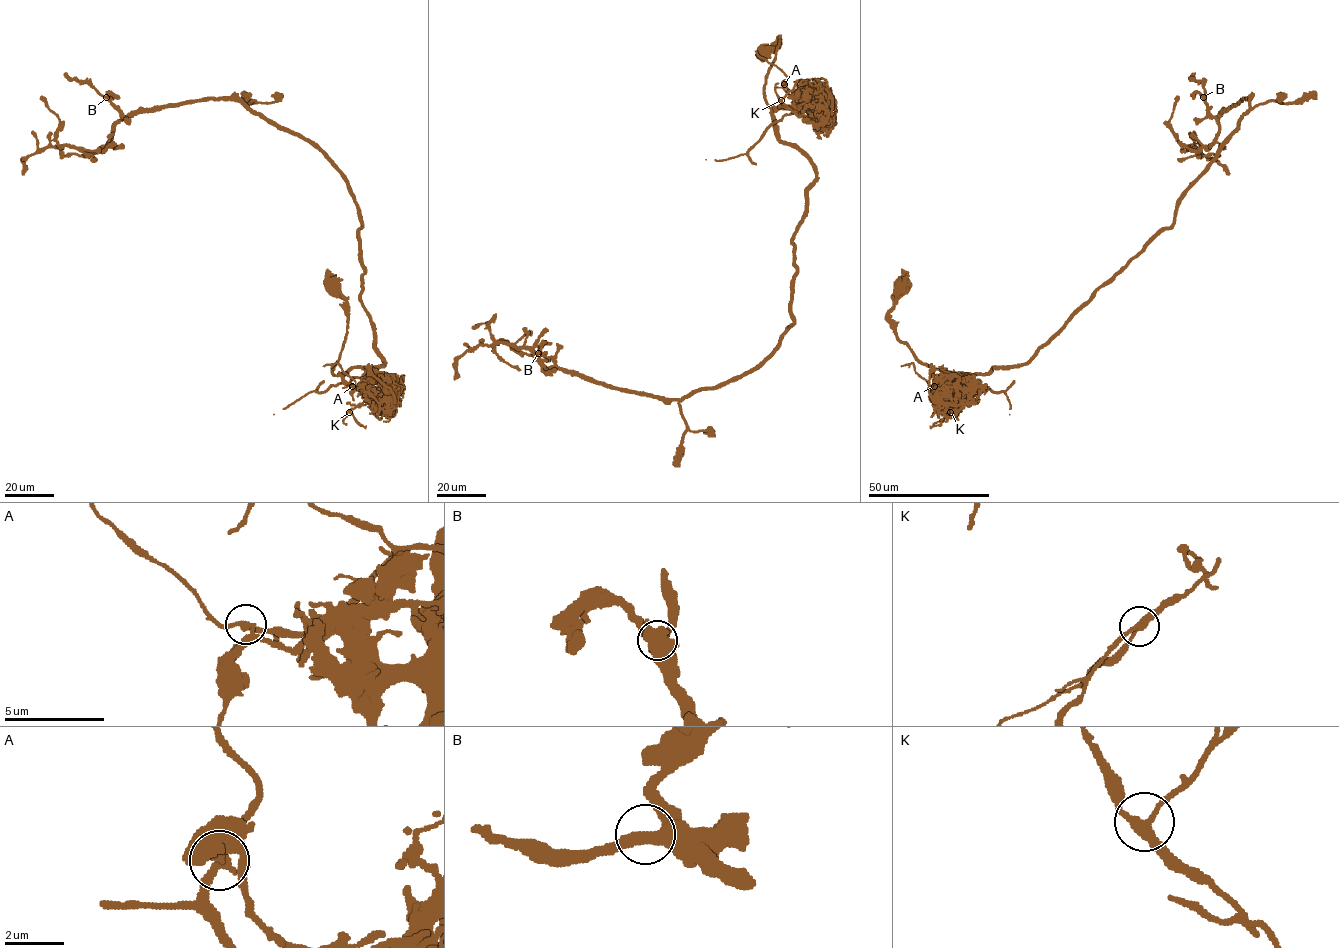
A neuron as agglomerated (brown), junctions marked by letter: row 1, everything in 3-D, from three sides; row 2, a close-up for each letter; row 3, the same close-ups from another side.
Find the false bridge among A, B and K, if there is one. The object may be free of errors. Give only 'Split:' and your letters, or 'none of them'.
Split: A

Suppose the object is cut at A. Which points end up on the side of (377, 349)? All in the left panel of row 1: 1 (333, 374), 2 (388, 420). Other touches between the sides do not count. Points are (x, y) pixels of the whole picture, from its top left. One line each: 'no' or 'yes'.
1: yes
2: yes

